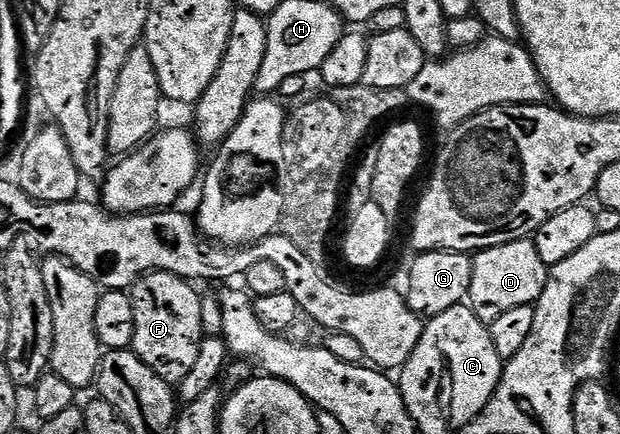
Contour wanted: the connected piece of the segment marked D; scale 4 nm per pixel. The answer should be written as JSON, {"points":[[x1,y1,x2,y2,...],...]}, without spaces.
{"points":[[532,238,478,251,472,256,472,260,473,276,467,303,486,325,491,325,510,309,536,304,537,298,549,284,551,269,543,261,543,257,539,257,539,249]]}

